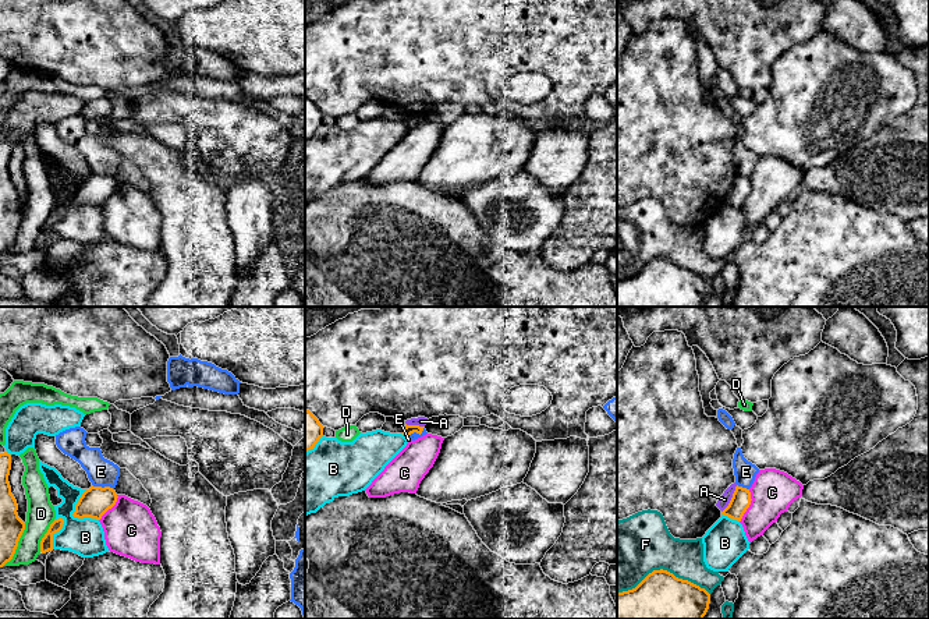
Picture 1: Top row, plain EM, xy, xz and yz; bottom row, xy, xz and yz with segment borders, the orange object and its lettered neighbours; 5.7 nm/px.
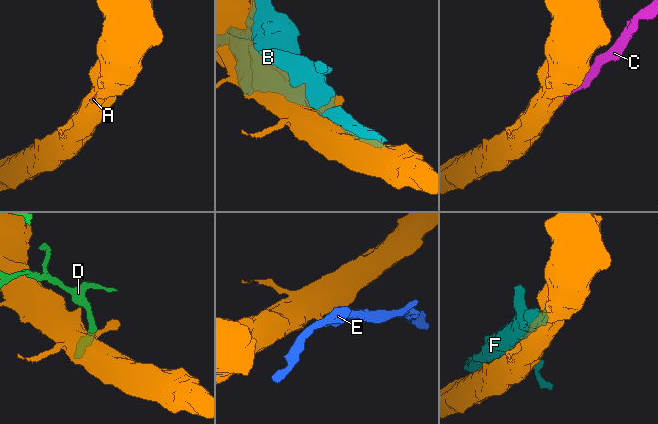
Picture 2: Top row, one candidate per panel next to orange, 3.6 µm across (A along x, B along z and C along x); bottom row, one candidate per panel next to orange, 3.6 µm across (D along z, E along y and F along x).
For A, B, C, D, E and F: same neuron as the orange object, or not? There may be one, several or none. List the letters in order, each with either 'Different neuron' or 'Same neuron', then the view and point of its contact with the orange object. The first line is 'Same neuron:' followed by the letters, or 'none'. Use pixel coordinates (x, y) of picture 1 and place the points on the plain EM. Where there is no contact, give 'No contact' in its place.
Same neuron: none
A: Different neuron. Touches orange at yz (731, 187)
B: Different neuron. Touches orange at xy (73, 202)
C: Different neuron. Touches orange at yz (748, 194)
D: Different neuron. Touches orange at xy (17, 233)
E: Different neuron. Touches orange at xy (105, 174)
F: Different neuron. Touches orange at yz (662, 257)

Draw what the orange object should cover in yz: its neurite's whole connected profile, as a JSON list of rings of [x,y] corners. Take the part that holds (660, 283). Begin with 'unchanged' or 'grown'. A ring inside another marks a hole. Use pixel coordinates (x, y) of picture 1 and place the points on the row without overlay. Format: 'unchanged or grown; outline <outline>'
unchanged; outline [[[653,258],[635,276],[617,280],[617,307],[703,307],[710,282],[667,258]]]

